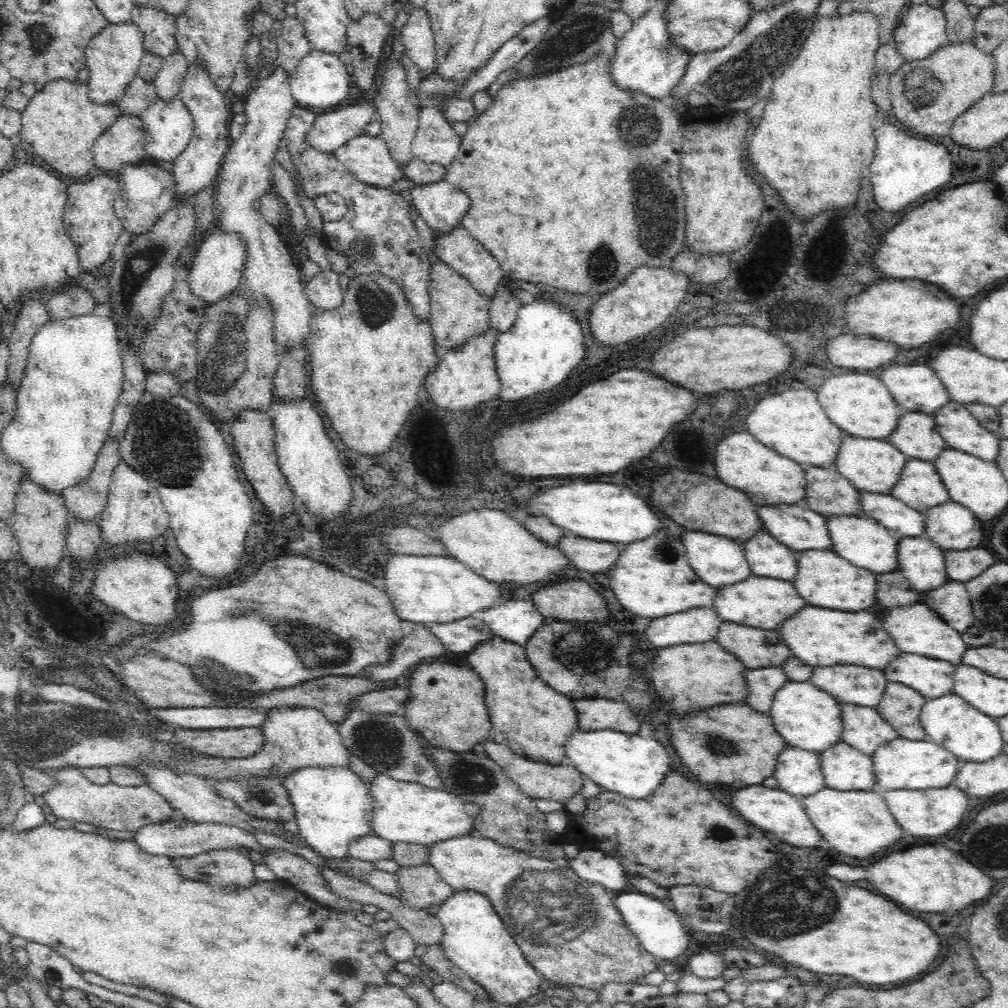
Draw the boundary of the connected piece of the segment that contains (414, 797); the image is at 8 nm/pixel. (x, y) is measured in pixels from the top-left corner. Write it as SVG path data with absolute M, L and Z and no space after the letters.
M380 774L370 783L368 795L372 799L371 833L390 843L420 844L426 847L461 835L473 834L473 819L479 812L476 805L464 803L456 793L441 788L429 789L417 782L396 780L387 774Z

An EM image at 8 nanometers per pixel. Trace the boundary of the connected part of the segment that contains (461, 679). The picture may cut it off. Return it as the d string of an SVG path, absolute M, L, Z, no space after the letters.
M439 658L419 661L418 666L414 664L406 687L408 699L400 706L400 714L425 742L428 740L440 749L466 753L480 740L492 738L494 732L484 706L484 683L472 669L458 666L458 662L439 661Z

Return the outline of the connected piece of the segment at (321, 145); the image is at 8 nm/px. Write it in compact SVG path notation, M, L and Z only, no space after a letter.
M354 102L316 117L307 134L307 142L322 153L335 153L339 146L364 133L366 125L377 118L377 108L370 103Z

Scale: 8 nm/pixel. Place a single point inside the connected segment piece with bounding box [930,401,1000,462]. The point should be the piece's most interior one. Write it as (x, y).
(959, 430)

